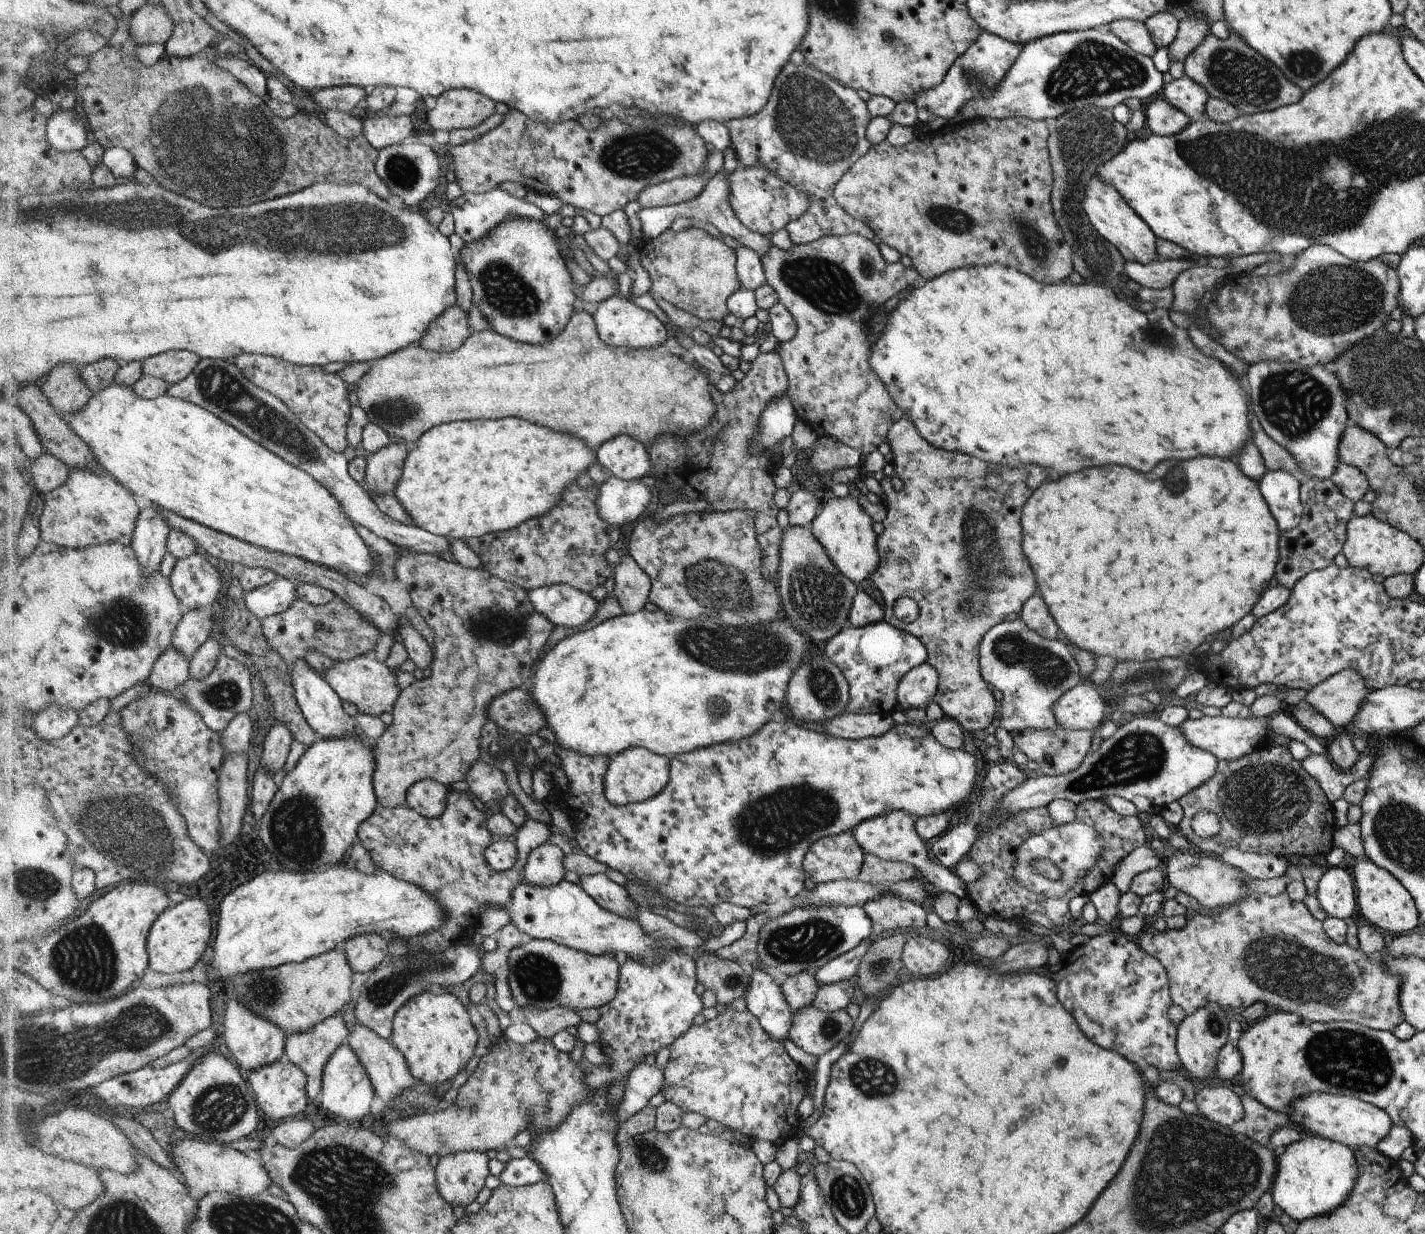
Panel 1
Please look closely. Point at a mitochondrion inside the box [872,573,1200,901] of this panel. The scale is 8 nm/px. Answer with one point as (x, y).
(1140, 756)

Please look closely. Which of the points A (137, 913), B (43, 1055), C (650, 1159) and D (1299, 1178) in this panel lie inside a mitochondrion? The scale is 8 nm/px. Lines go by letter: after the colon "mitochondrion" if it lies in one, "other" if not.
A: other
B: mitochondrion
C: mitochondrion
D: other

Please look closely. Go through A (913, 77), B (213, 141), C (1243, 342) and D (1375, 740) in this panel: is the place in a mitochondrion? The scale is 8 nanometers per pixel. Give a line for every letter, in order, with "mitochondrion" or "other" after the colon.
A: other
B: mitochondrion
C: other
D: other

